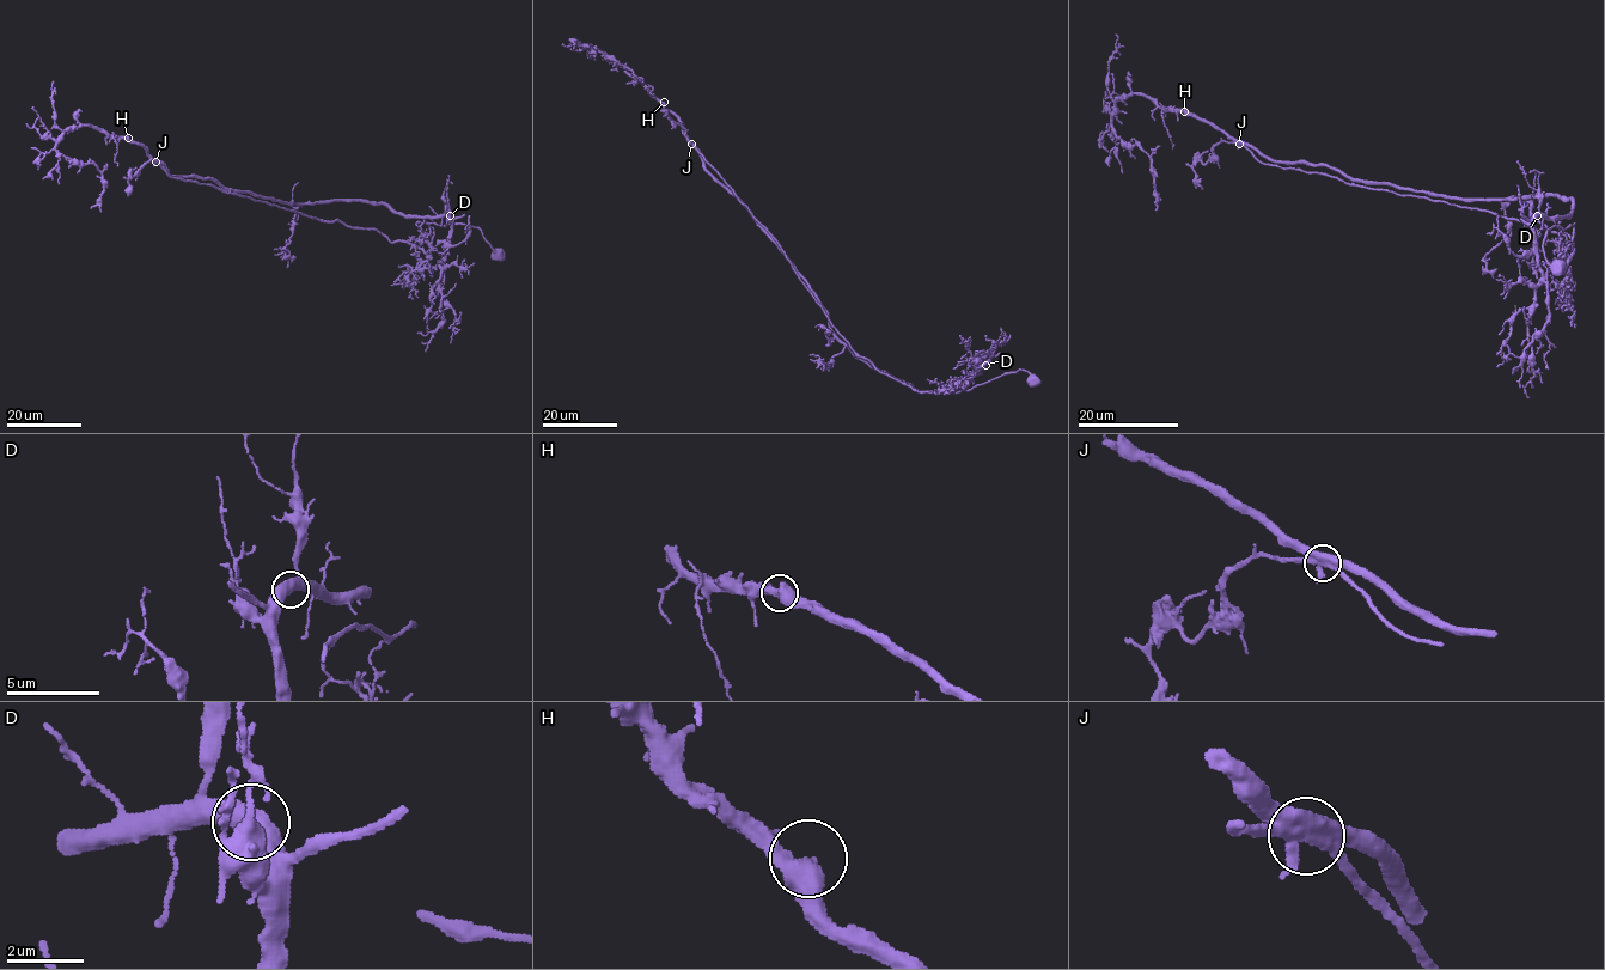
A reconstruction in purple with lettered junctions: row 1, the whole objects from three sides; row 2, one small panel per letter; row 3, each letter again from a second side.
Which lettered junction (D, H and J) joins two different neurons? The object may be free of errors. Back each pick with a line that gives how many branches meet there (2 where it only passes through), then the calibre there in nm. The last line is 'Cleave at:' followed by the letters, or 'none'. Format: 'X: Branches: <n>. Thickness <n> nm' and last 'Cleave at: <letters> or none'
J: Branches: 2. Thickness 550 nm
Cleave at: J

